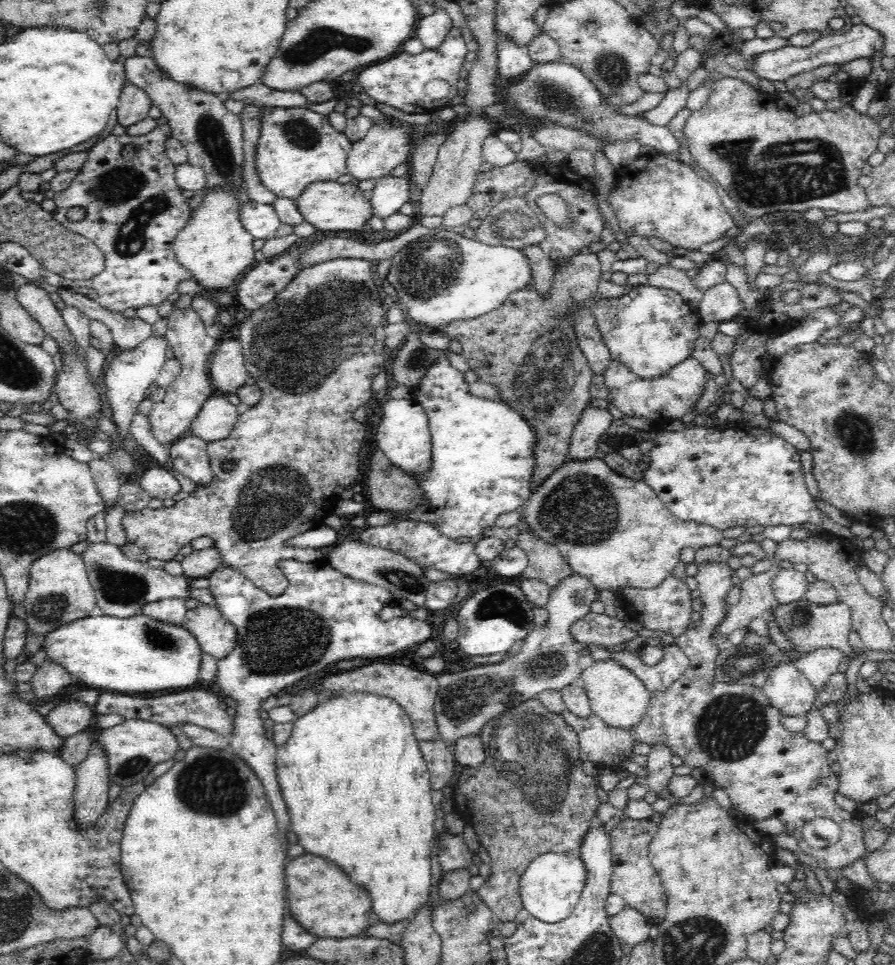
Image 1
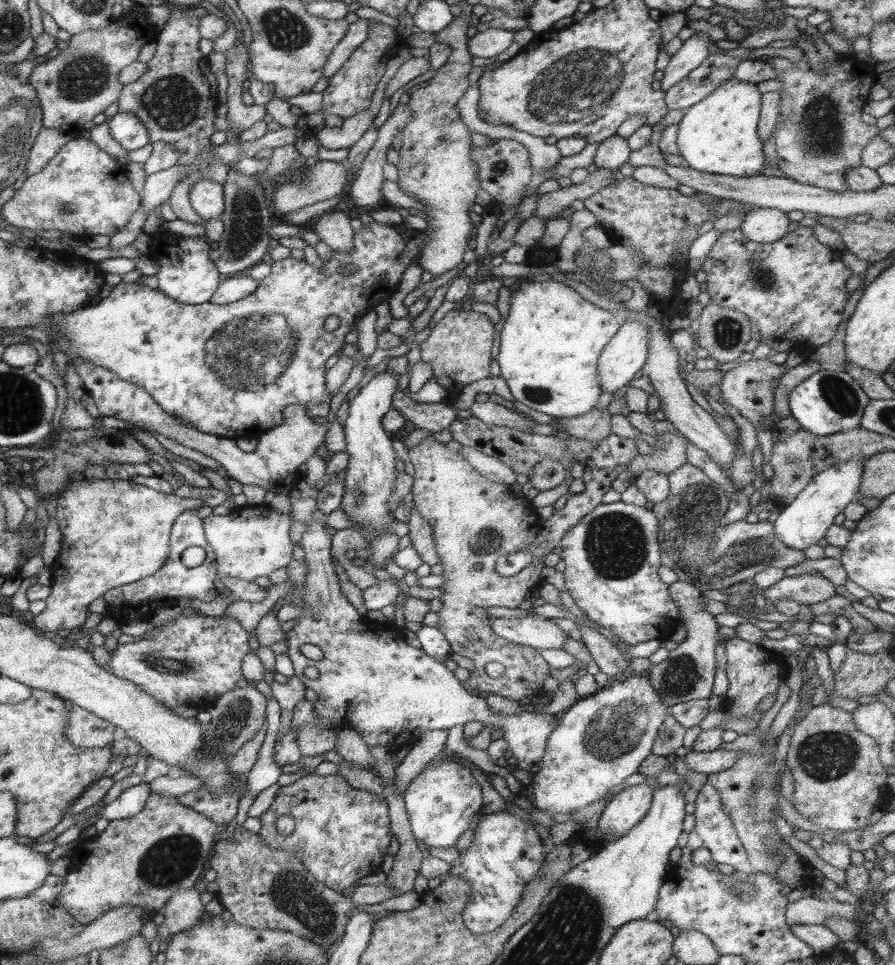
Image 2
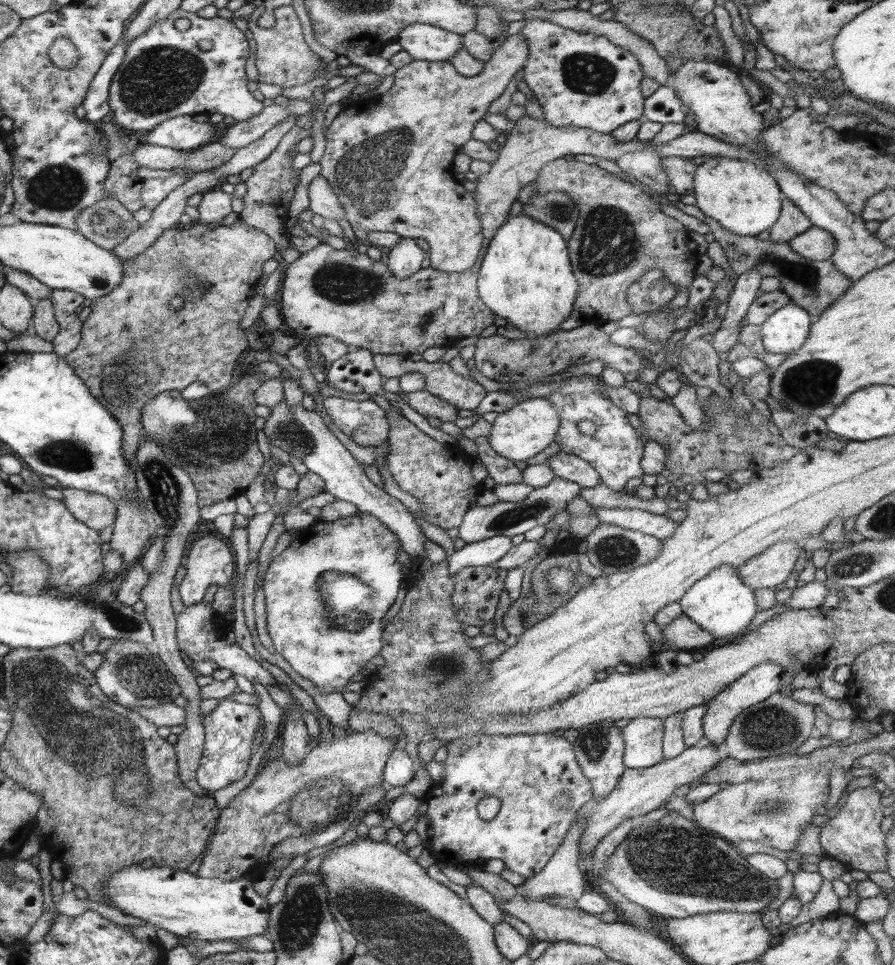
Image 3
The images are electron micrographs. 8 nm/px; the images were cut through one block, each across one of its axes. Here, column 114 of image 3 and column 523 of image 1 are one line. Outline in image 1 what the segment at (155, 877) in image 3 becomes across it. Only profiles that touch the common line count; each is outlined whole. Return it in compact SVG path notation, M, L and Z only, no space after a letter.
M548 852L534 858L534 862L526 868L524 878L520 880L520 894L524 910L530 912L530 918L544 924L556 924L566 920L576 910L586 886L588 868L584 868L584 860L580 860L578 852Z

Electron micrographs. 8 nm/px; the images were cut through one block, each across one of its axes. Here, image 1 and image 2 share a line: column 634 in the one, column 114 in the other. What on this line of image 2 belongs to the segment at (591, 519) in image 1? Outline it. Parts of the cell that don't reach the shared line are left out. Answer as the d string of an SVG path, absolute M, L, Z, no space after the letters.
M71 480L67 488L55 496L53 516L61 530L61 548L51 566L51 594L45 600L43 612L33 618L31 626L43 634L79 630L89 614L87 606L95 598L157 574L169 556L175 522L185 510L203 506L201 500L157 492L143 484L133 484L131 480Z

